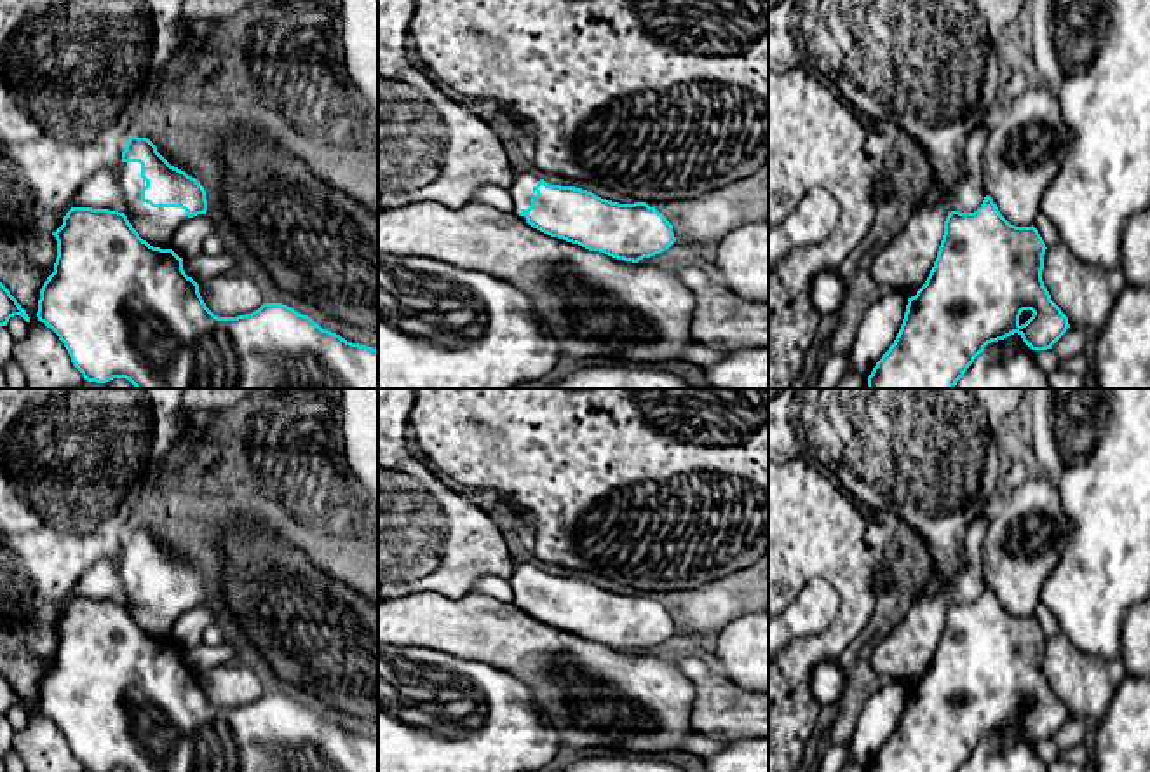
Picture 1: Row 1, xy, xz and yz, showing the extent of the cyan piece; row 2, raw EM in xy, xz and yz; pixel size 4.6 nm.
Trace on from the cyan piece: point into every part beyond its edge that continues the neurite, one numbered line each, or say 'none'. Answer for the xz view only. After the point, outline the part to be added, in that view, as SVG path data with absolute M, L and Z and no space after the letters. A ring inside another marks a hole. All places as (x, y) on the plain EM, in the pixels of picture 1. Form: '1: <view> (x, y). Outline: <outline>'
1: xz (521, 579). Outline: M519 563L516 565L512 575L511 575L511 586L514 589L514 603L526 612L524 606L519 603L523 599L528 599L531 596L533 579L538 575L540 568L530 563Z

